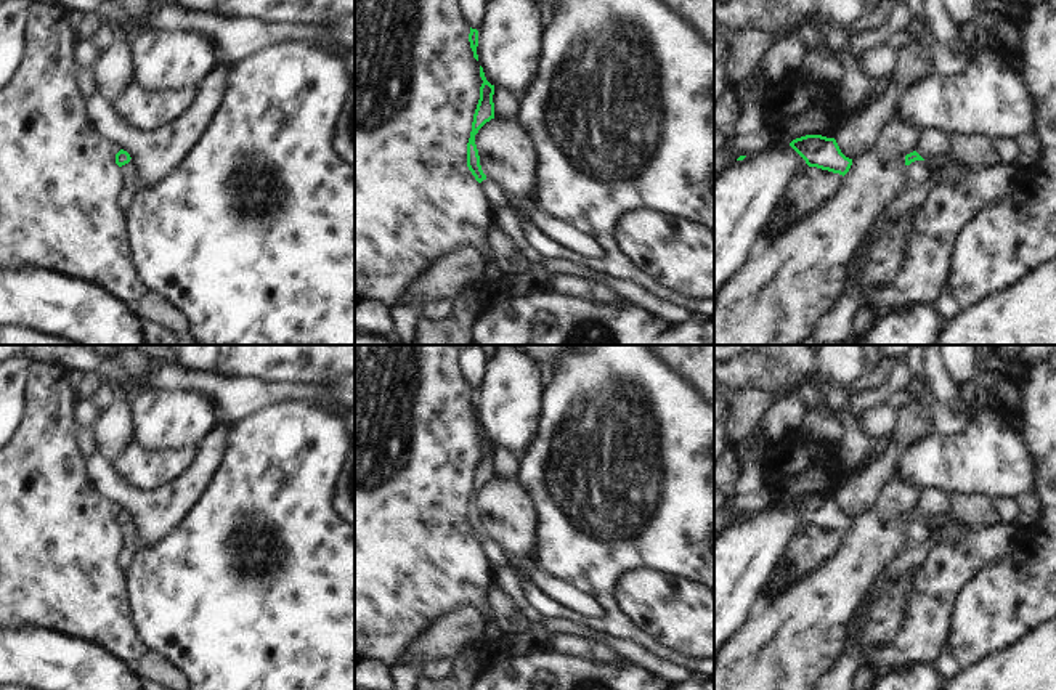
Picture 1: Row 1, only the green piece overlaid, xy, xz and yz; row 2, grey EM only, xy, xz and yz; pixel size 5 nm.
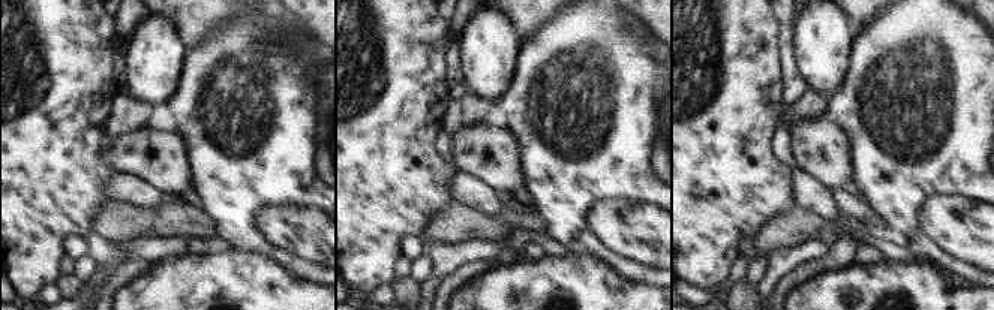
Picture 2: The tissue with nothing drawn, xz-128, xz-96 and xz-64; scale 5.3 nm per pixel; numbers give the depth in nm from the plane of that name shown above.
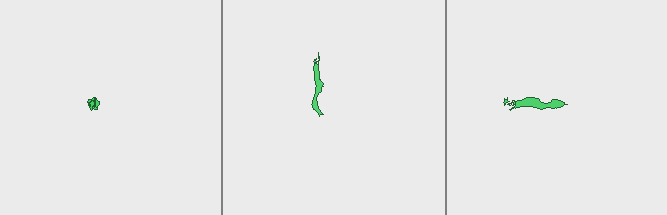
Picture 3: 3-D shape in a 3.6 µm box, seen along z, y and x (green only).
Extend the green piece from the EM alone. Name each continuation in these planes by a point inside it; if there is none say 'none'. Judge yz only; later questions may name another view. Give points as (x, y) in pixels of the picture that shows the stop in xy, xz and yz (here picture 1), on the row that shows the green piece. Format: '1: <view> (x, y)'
1: yz (933, 145)

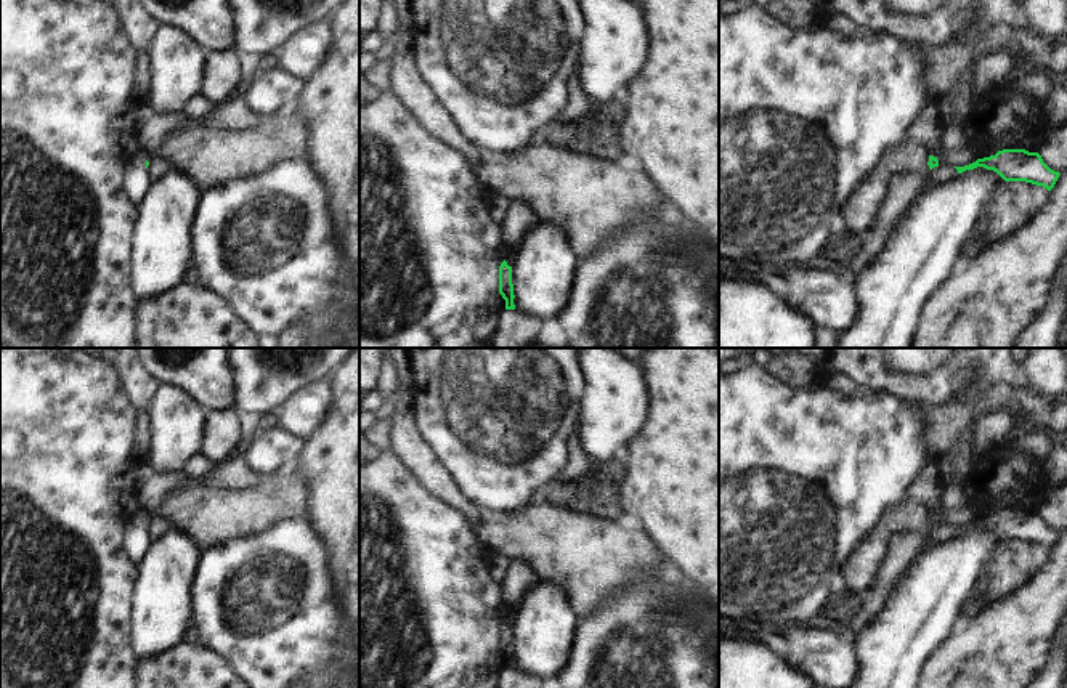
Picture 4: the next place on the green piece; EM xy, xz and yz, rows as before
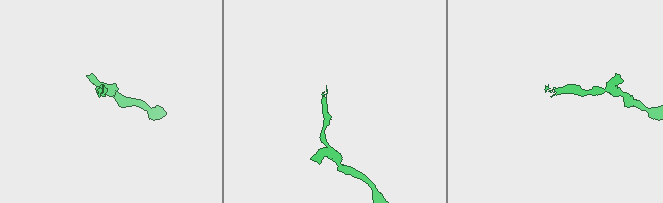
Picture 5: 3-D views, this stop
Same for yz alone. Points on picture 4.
1: yz (942, 174)

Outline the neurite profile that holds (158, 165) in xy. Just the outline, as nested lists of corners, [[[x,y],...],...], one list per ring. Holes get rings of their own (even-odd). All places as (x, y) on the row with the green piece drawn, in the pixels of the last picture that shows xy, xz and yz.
[[[152,157],[148,165],[149,183],[159,180],[168,168],[172,168],[172,164],[167,159]]]

